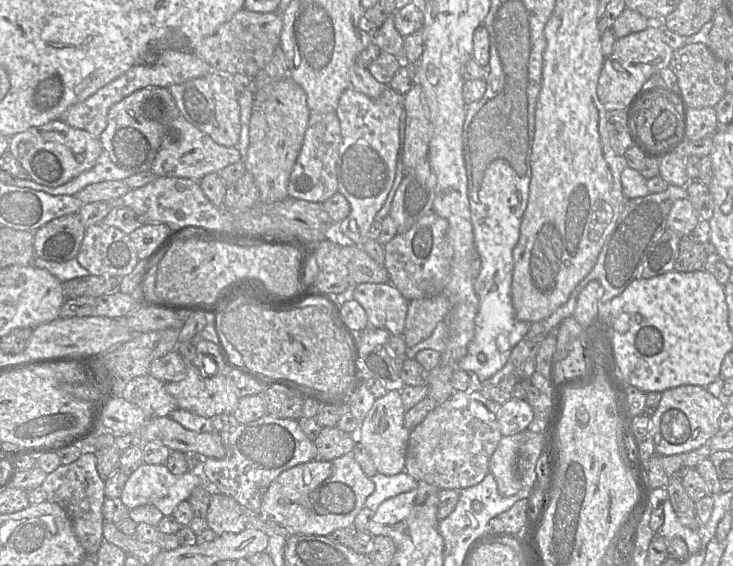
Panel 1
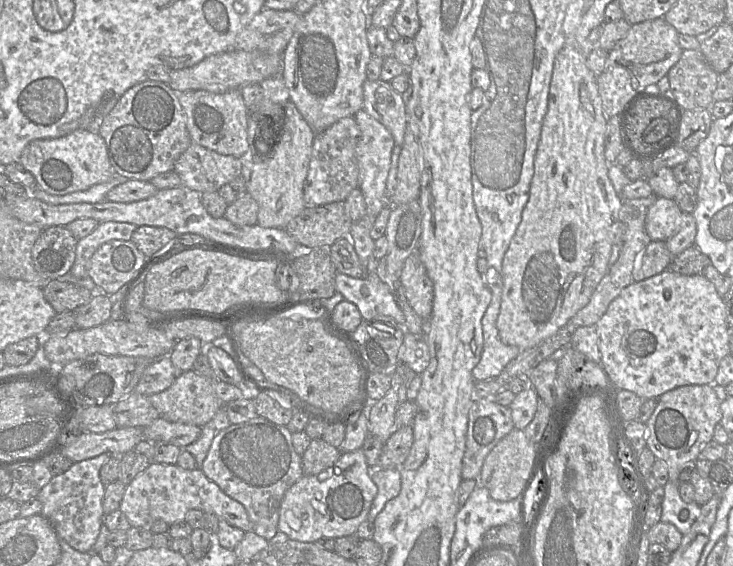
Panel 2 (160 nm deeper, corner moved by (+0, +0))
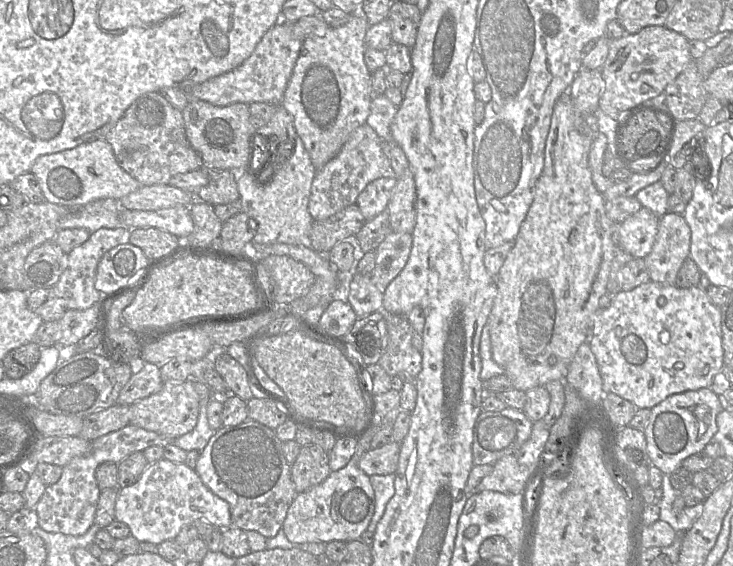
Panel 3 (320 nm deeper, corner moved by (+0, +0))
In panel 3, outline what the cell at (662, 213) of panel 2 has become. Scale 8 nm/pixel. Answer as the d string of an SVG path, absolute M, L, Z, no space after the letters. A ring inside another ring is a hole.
M641 207L615 227L615 244L633 258L644 258L654 244L659 218L651 210Z

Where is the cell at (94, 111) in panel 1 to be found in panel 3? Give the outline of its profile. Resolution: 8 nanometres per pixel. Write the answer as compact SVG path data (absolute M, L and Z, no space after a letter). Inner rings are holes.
M279 21L261 38L252 54L236 68L195 85L187 94L215 106L234 103L265 102L281 104L304 39L294 35L293 24Z

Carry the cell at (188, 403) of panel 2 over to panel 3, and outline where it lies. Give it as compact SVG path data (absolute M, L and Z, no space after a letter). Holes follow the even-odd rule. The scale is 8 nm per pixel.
M191 380L167 381L155 394L130 405L130 424L156 432L165 438L178 438L192 431L198 421L200 398Z

